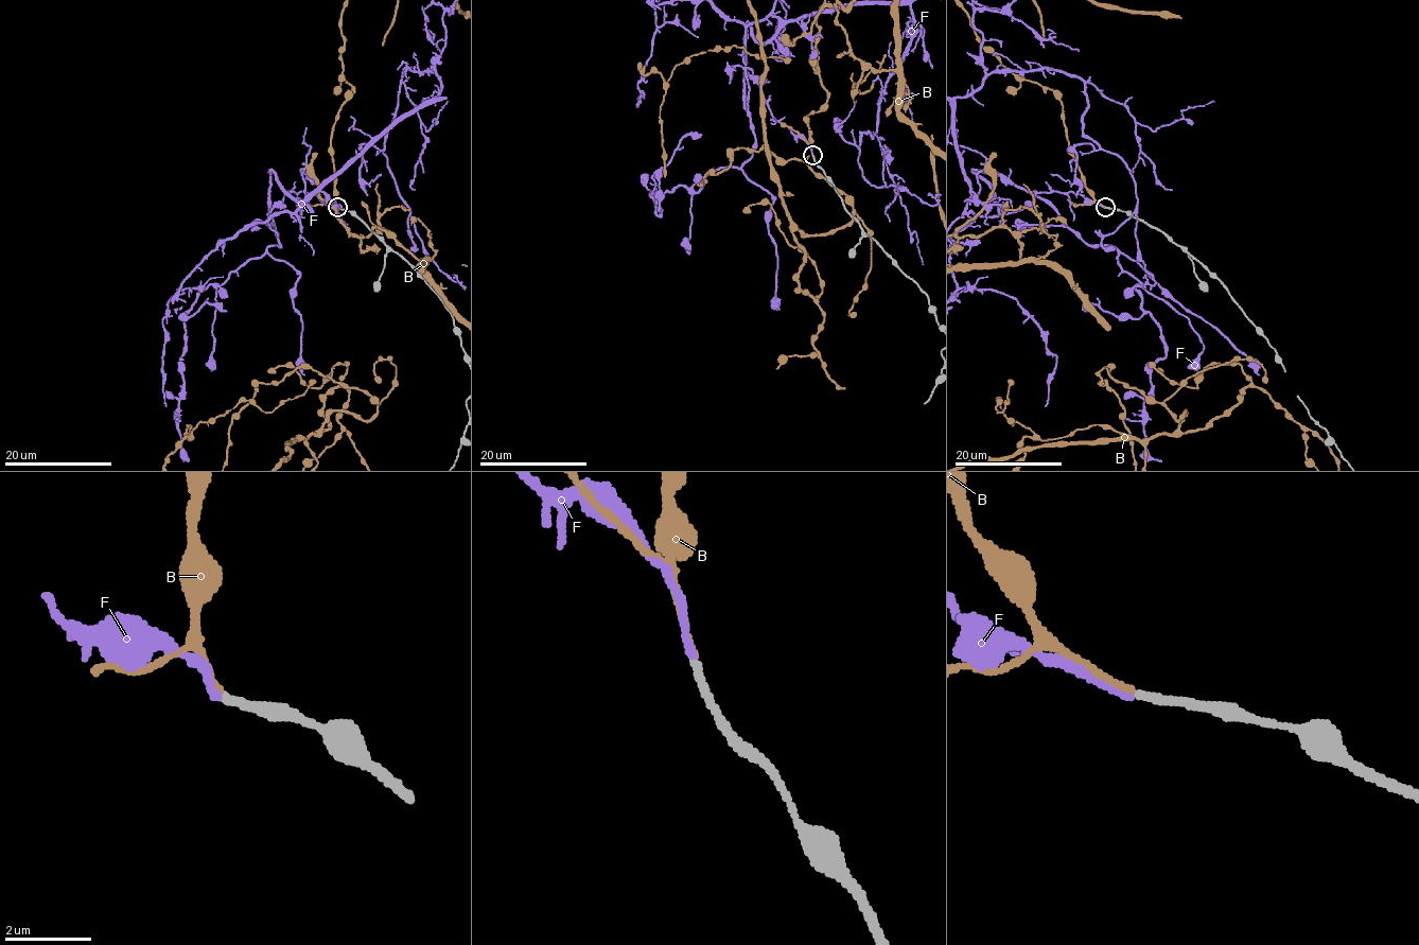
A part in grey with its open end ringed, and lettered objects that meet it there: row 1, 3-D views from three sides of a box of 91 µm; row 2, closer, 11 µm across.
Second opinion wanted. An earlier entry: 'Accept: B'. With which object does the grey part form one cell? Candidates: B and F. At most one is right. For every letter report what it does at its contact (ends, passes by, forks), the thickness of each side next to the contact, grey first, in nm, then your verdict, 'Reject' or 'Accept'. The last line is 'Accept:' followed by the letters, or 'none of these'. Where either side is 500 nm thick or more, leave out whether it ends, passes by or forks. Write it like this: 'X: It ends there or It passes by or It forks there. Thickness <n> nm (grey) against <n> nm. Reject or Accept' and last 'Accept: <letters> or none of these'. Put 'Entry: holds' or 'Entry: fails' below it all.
B: It ends there. Thickness 190 nm (grey) against 150 nm. Accept
F: It ends there. Thickness 190 nm (grey) against 150 nm. Reject
Accept: B
Entry: holds

